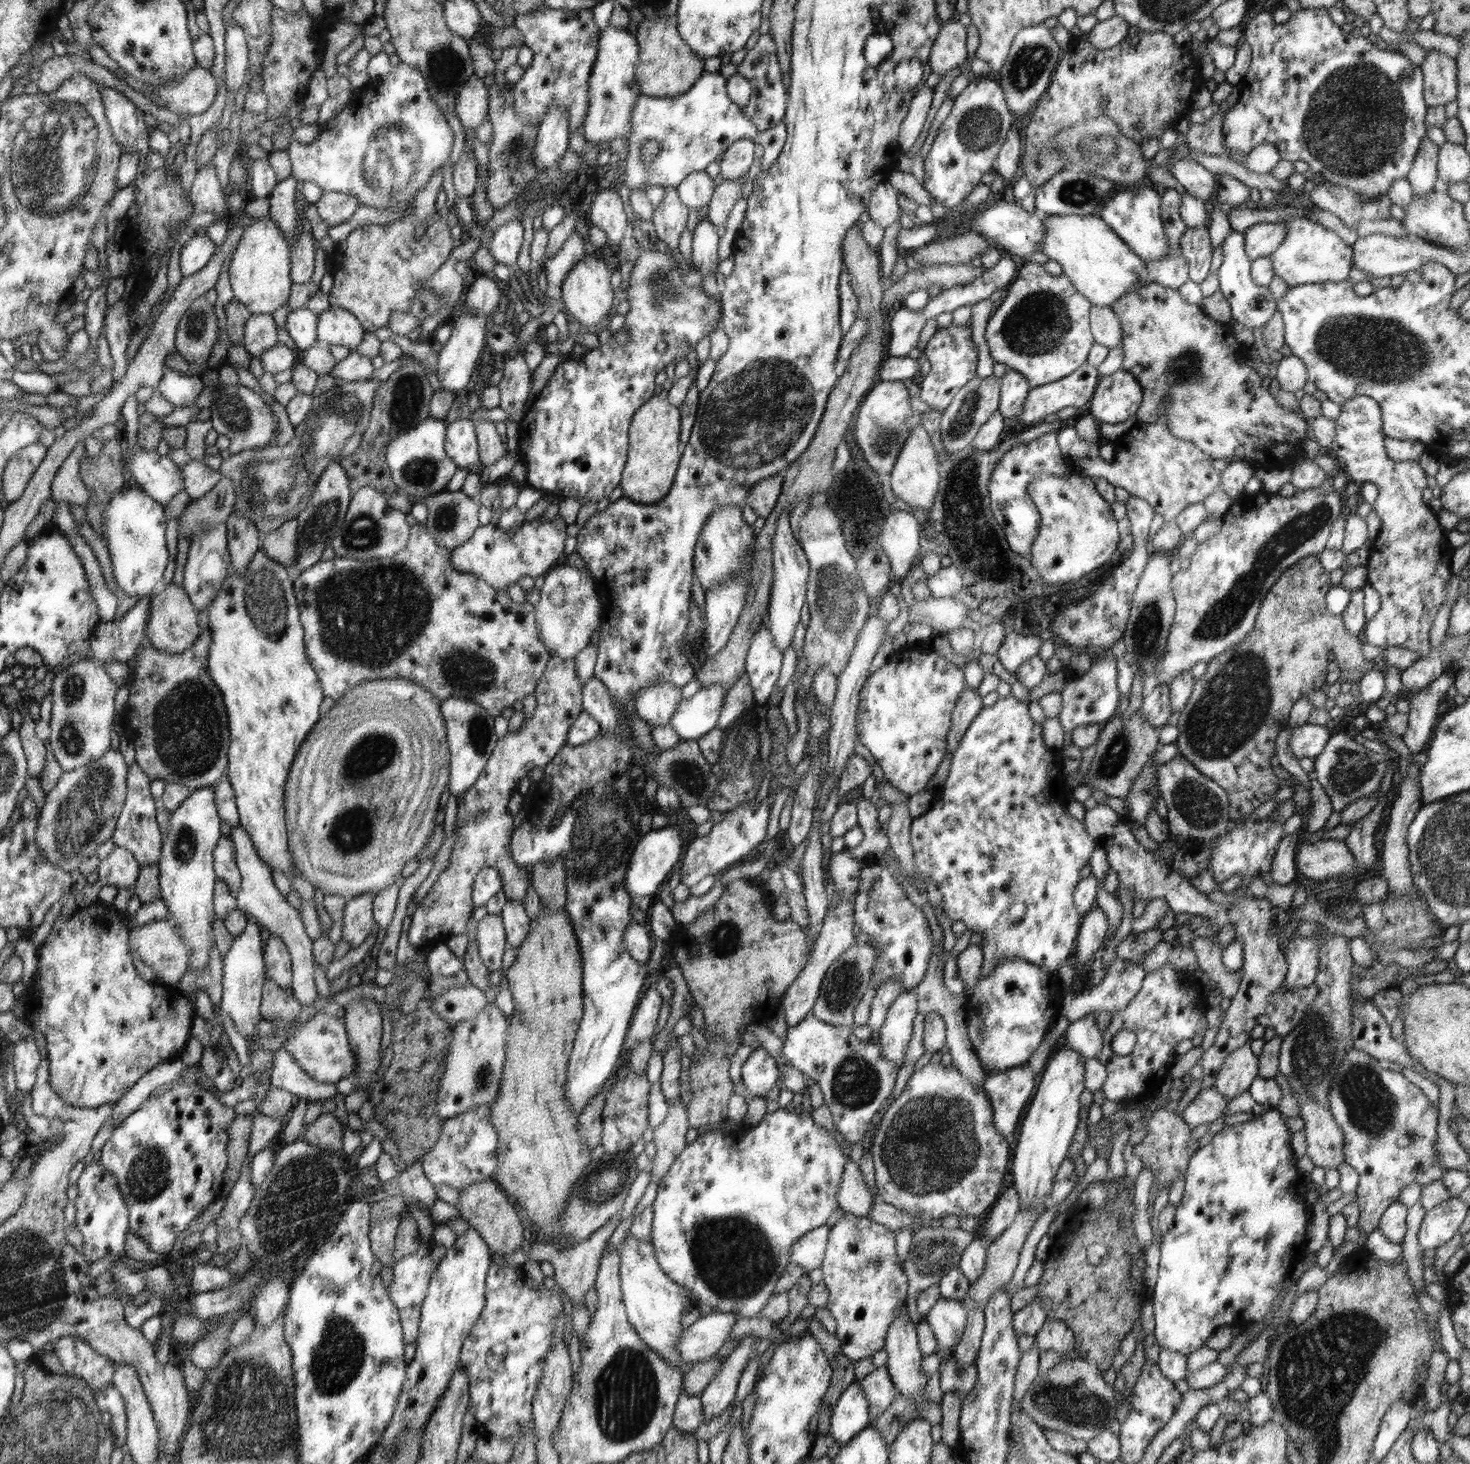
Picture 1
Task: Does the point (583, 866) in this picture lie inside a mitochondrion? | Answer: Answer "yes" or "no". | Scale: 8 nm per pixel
yes

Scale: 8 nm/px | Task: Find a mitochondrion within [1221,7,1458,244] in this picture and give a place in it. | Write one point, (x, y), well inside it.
(1356, 131)

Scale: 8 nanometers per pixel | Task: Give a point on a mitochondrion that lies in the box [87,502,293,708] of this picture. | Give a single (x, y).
(266, 599)

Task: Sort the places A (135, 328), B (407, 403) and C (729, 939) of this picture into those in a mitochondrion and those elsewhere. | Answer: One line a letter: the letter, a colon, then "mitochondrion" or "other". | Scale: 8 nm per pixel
A: other
B: mitochondrion
C: mitochondrion

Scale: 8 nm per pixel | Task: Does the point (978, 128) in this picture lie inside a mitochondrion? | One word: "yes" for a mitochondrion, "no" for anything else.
yes

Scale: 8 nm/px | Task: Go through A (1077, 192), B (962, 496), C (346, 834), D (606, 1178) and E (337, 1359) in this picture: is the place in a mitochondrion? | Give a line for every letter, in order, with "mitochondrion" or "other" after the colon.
A: mitochondrion
B: mitochondrion
C: mitochondrion
D: mitochondrion
E: mitochondrion

